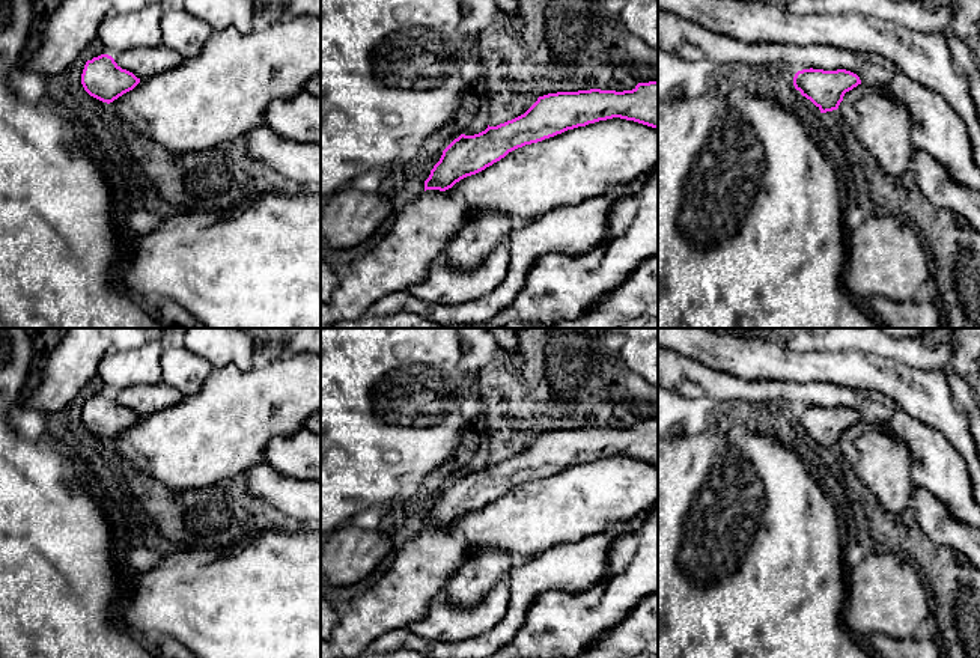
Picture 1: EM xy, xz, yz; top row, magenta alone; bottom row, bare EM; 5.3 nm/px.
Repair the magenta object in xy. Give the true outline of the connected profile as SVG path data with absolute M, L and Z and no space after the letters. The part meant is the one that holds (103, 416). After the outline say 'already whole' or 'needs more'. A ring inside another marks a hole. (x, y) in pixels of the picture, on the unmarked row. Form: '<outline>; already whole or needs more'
M298 352L274 355L262 369L214 369L196 394L145 417L101 391L86 399L81 422L90 434L110 441L129 467L170 489L184 491L242 476L265 461L269 438L292 435L319 410L321 355Z; needs more

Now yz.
M802 407L793 423L820 450L837 447L867 489L887 512L911 506L915 485L911 477L911 453L894 432L863 422L846 407Z; needs more

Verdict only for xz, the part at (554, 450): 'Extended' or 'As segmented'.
Extended

